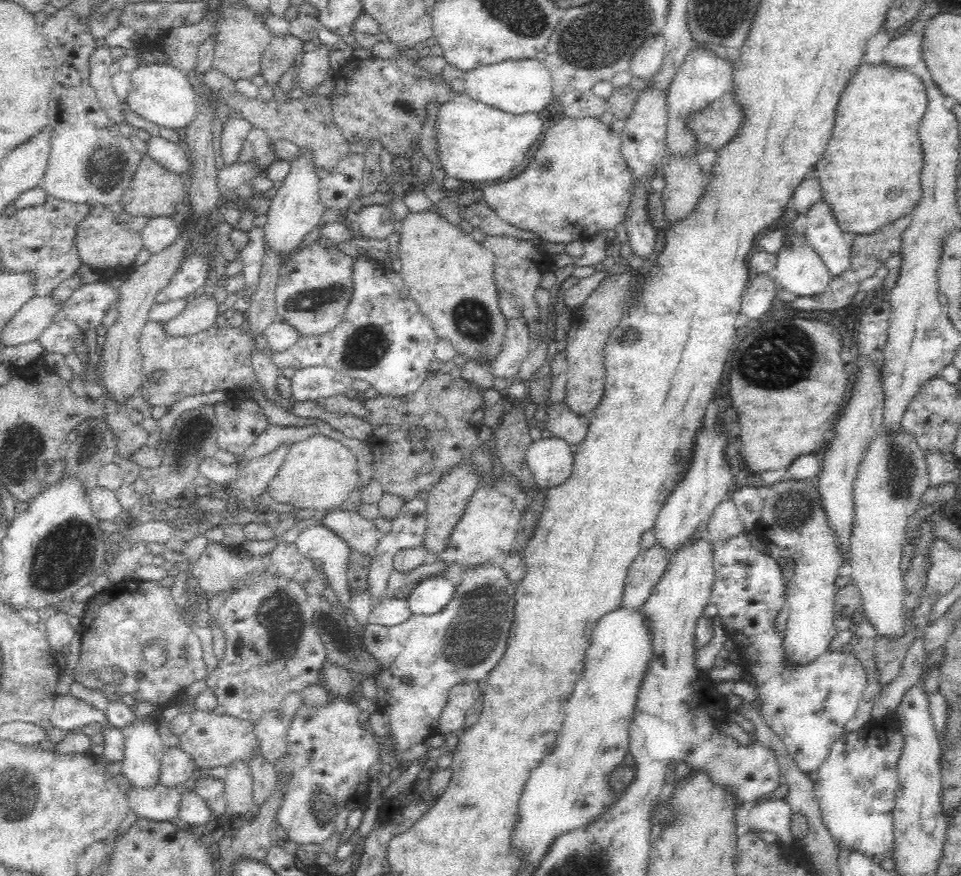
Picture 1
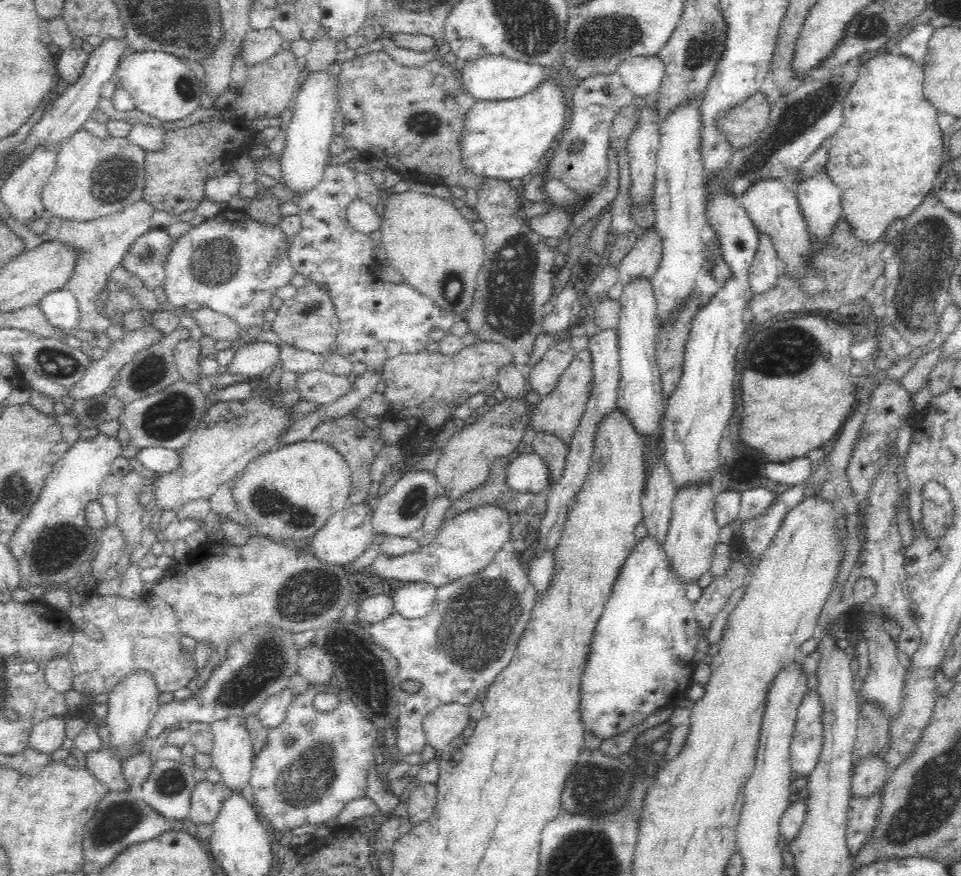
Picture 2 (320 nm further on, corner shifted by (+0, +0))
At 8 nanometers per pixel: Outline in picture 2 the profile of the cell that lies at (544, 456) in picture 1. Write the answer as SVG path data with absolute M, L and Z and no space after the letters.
M522 453L508 466L508 483L519 491L547 493L552 488L550 463L546 457L536 453Z

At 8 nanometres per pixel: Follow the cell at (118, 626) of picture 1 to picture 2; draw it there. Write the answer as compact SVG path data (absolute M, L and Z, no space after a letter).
M149 589L138 596L138 598L122 598L117 596L95 596L87 595L80 601L85 620L94 623L104 636L102 640L92 640L80 630L73 634L73 643L69 648L67 658L73 669L72 689L81 692L86 698L94 700L98 694L111 693L118 684L130 678L131 675L144 674L154 679L160 693L174 692L184 686L192 686L198 676L198 664L194 660L195 652L188 650L182 644L182 633L178 628L178 617L170 606Z

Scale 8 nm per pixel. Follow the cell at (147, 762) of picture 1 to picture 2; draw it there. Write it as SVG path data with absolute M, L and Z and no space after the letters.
M138 674L125 678L108 694L106 726L110 734L110 748L107 750L122 760L128 760L142 753L142 744L148 742L150 722L158 712L159 690L153 678Z

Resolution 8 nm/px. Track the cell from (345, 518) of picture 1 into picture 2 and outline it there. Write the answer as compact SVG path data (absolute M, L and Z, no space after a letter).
M475 504L474 508L448 518L438 537L414 553L388 555L379 552L369 572L381 579L408 582L430 582L437 588L486 569L496 554L509 548L511 517L506 508L496 504Z

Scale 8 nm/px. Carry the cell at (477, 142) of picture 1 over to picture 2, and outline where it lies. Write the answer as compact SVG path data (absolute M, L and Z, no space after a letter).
M548 76L541 86L515 100L477 101L464 116L459 134L461 165L482 179L509 182L531 176L565 130L563 86Z

